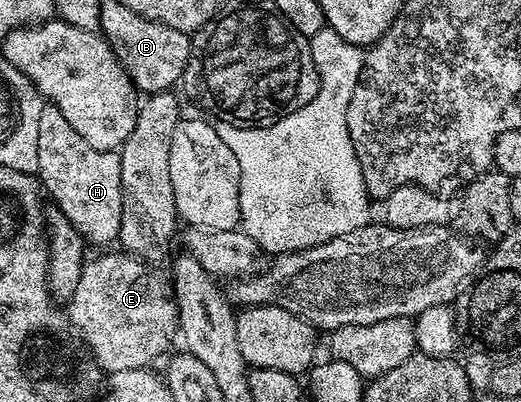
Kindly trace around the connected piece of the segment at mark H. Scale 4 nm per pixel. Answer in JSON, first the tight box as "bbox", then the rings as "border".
{"bbox":[38,103,122,245],"border":[[[45,103],[38,122],[38,179],[43,191],[52,195],[58,210],[76,227],[78,234],[89,245],[108,244],[117,239],[122,222],[122,166],[119,151],[94,150],[70,122],[62,116],[58,106]]]}

